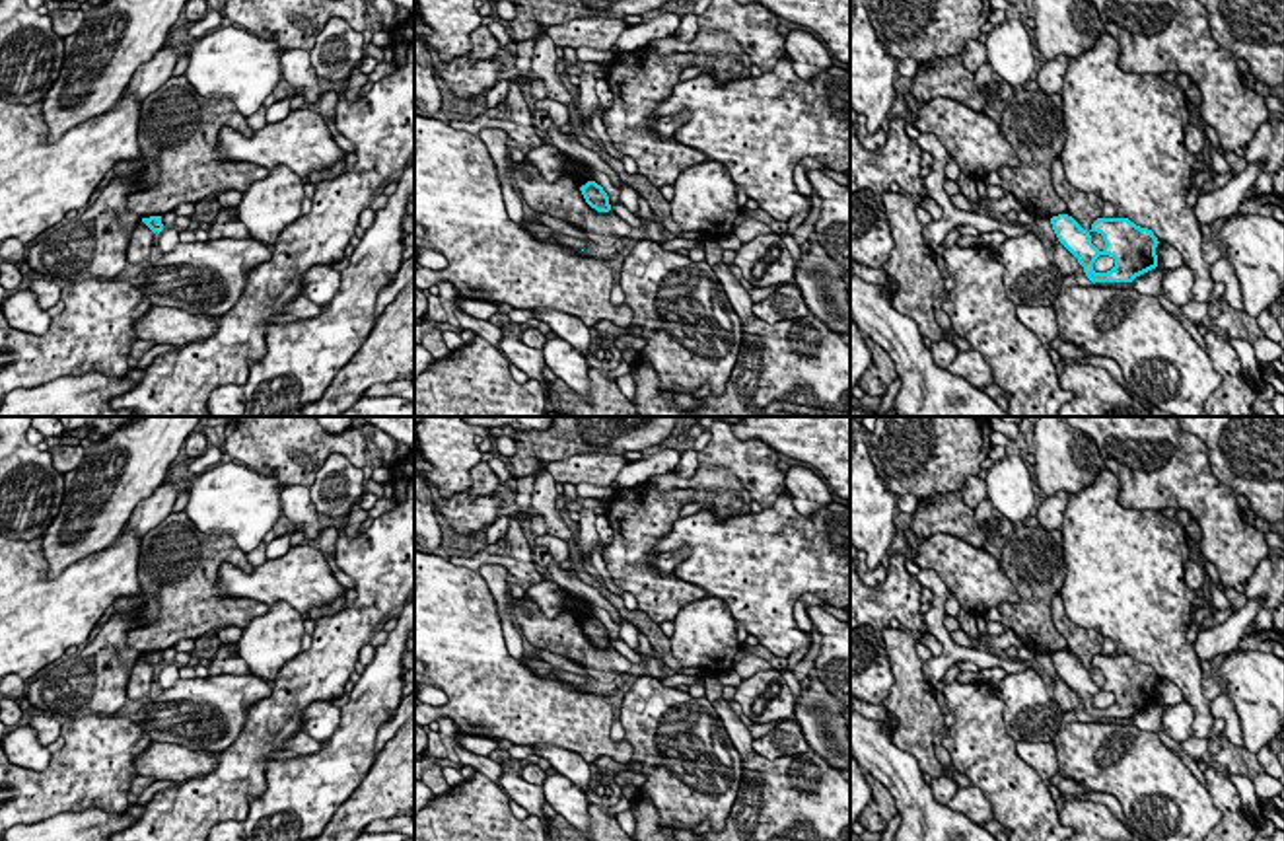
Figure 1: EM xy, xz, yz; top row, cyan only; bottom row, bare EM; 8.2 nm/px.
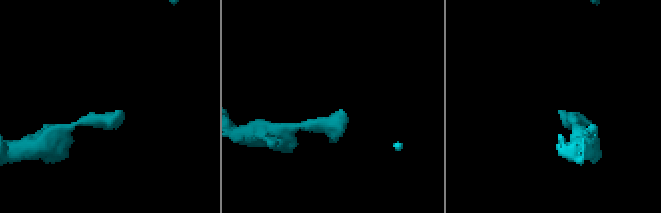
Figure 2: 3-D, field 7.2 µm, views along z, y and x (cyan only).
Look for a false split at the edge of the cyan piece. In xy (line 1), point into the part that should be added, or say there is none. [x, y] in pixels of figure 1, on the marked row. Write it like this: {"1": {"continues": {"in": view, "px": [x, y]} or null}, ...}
{"1": {"continues": null}}

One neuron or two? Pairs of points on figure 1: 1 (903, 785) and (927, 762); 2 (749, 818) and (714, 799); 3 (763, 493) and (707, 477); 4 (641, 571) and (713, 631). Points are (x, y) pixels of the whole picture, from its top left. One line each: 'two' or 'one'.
1: two
2: two
3: two
4: two

